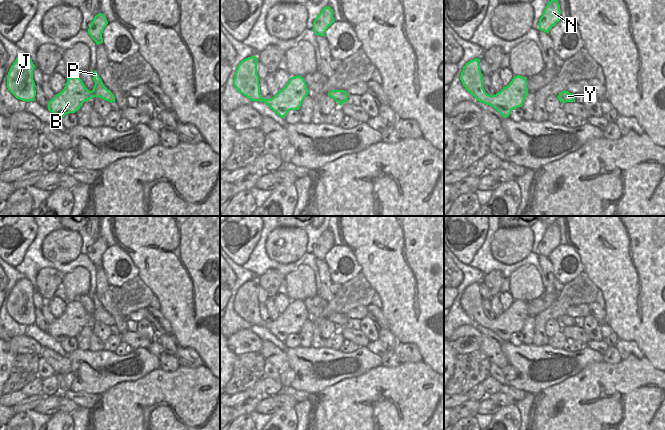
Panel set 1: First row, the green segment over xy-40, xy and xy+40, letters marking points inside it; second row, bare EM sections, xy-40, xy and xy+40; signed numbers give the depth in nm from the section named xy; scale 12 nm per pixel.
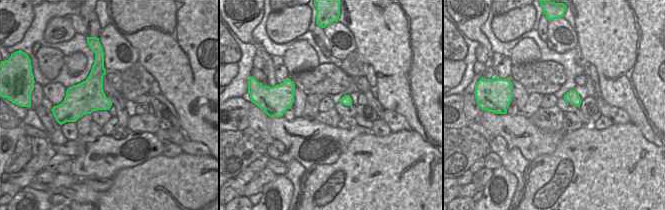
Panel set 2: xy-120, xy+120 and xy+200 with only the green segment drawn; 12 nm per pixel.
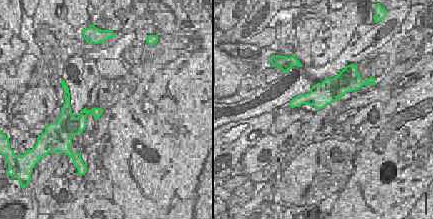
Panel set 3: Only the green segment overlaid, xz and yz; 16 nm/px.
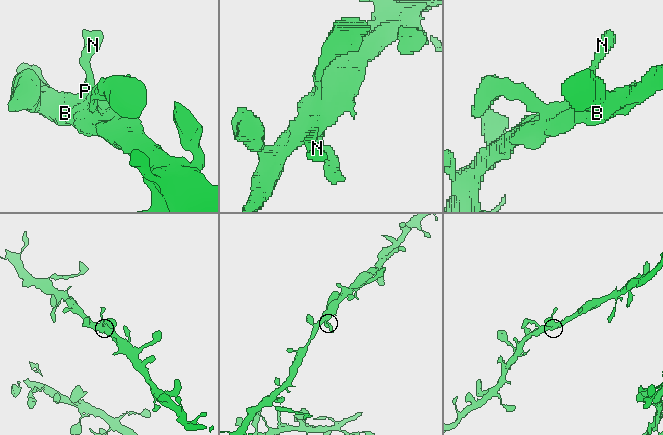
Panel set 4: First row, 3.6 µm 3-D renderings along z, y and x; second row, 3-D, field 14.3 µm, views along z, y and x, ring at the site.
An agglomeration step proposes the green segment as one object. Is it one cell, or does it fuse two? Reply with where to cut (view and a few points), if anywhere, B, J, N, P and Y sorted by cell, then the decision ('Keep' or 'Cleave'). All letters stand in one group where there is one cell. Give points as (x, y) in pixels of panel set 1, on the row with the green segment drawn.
No split. Groups: B J N P Y. Keep

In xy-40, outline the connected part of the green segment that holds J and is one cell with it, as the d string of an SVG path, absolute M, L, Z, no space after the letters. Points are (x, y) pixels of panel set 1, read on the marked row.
M28 54L17 57L11 66L7 75L7 88L17 99L27 102L35 100L34 68Z

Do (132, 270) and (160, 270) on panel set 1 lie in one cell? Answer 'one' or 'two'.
two

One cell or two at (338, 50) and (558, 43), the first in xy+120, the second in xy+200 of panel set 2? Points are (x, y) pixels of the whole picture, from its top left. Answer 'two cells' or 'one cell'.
one cell

